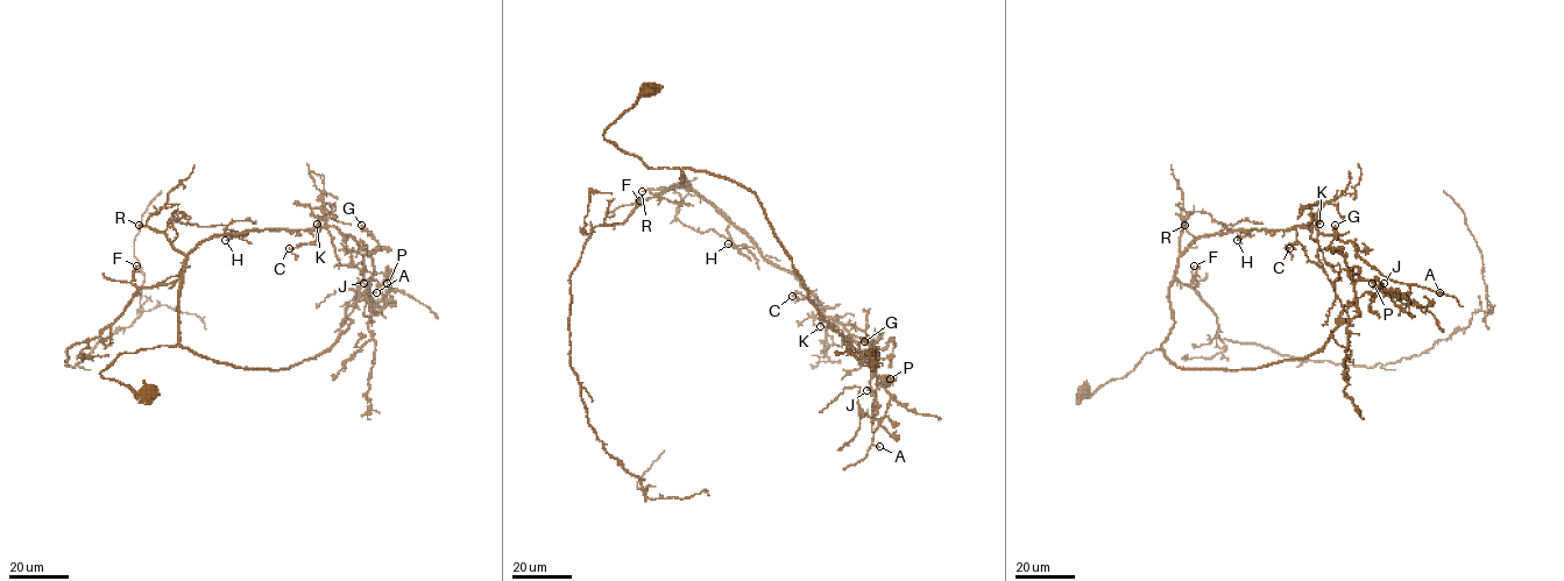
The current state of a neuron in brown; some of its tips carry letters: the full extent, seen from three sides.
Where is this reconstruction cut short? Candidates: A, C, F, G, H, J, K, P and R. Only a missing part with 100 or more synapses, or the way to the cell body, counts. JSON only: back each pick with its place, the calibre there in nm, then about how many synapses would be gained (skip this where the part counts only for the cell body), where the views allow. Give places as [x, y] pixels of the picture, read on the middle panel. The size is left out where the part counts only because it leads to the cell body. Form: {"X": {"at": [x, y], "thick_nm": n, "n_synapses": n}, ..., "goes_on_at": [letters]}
{"R": {"at": [642, 191], "thick_nm": 300, "n_synapses": 200}, "goes_on_at": ["R"]}

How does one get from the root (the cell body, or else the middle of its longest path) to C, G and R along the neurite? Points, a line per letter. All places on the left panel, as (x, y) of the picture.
C: (146, 391), (100, 372), (122, 353), (176, 345), (186, 256), (214, 236), (317, 228), (313, 242), (289, 248)
G: (146, 391), (100, 372), (161, 346), (273, 370), (326, 352), (377, 248), (361, 225)
R: (146, 391), (136, 396), (100, 372), (122, 353), (176, 345), (185, 256), (163, 233), (139, 225)

